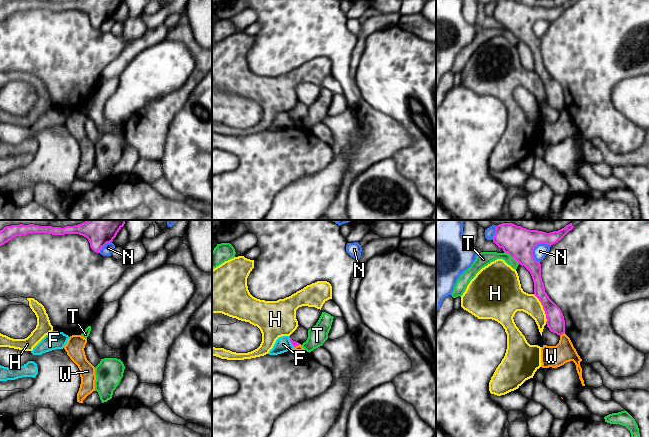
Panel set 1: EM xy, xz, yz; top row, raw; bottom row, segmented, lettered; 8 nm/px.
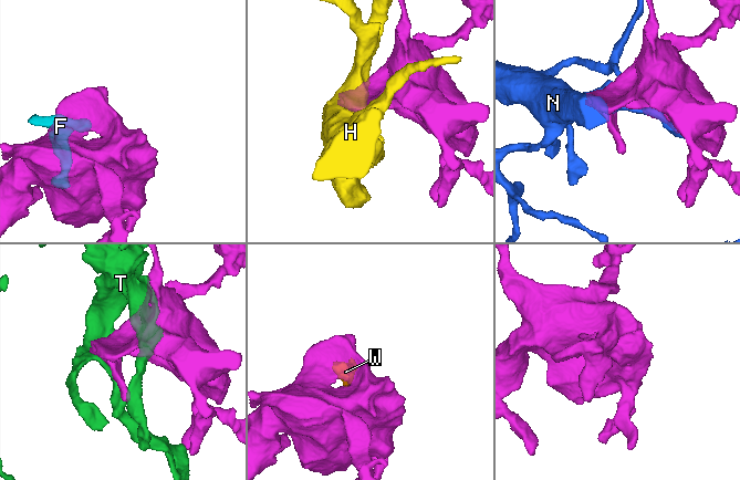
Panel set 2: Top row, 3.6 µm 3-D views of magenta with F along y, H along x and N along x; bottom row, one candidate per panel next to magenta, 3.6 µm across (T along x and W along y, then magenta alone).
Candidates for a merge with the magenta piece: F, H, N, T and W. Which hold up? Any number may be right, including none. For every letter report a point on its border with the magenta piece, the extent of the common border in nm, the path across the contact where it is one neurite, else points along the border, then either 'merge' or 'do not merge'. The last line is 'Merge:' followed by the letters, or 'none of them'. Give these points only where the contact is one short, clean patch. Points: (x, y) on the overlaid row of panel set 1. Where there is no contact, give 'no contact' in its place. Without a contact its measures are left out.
F: xz (290, 340) | 100 nm | along xz (288, 336), (294, 346) | do not merge
H: yz (543, 308) | 260 nm | do not merge
N: yz (537, 244) | 180 nm | do not merge
T: yz (512, 256) | 160 nm | do not merge
W: yz (562, 333) | 50 nm | along yz (564, 332), (560, 336) | do not merge
Merge: none of them

